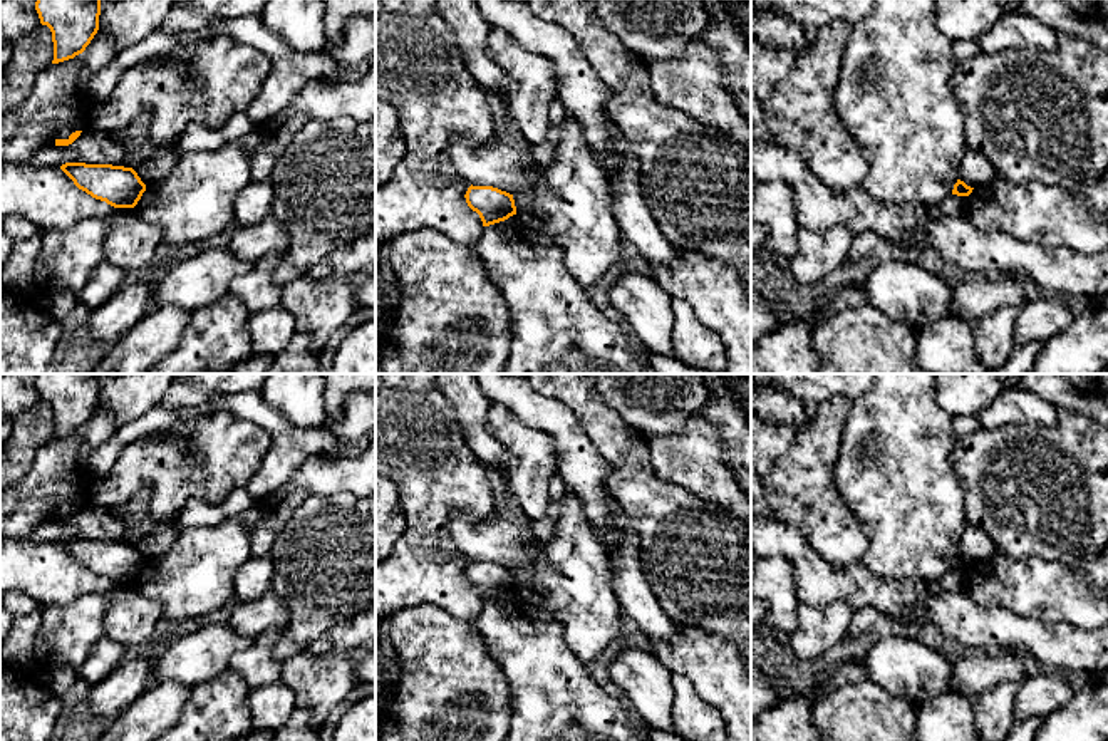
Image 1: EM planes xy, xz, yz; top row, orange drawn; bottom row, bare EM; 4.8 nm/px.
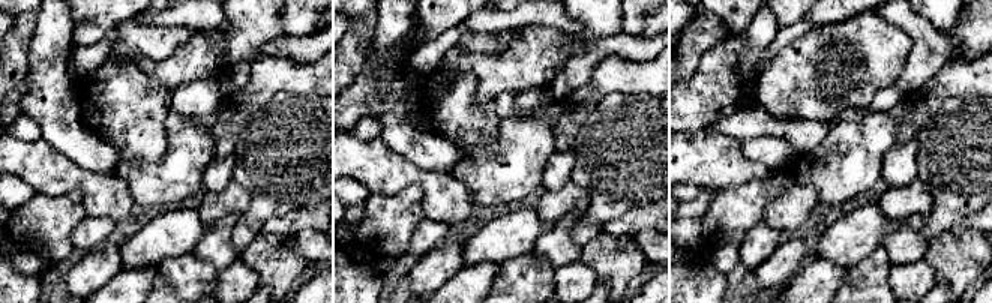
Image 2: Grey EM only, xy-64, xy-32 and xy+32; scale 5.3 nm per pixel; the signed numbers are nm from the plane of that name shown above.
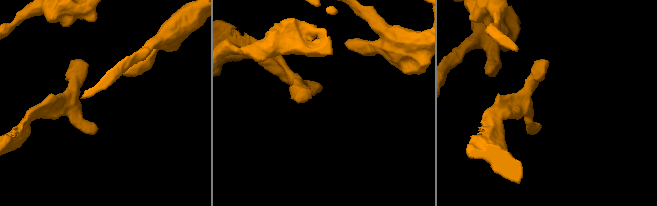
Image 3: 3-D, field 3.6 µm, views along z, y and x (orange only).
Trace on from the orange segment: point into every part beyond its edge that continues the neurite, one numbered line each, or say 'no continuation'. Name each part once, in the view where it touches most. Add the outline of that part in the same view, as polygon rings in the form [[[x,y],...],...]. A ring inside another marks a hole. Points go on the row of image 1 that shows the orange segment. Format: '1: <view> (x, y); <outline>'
no continuation

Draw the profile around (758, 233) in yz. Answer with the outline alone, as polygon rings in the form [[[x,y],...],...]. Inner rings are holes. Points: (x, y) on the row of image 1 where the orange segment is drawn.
[[[751,221],[751,255],[766,253],[764,240],[766,240],[764,226]]]

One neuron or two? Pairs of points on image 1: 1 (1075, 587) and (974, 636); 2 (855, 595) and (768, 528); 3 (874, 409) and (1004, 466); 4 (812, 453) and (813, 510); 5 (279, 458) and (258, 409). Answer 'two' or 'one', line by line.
1: two
2: one
3: two
4: one
5: one

